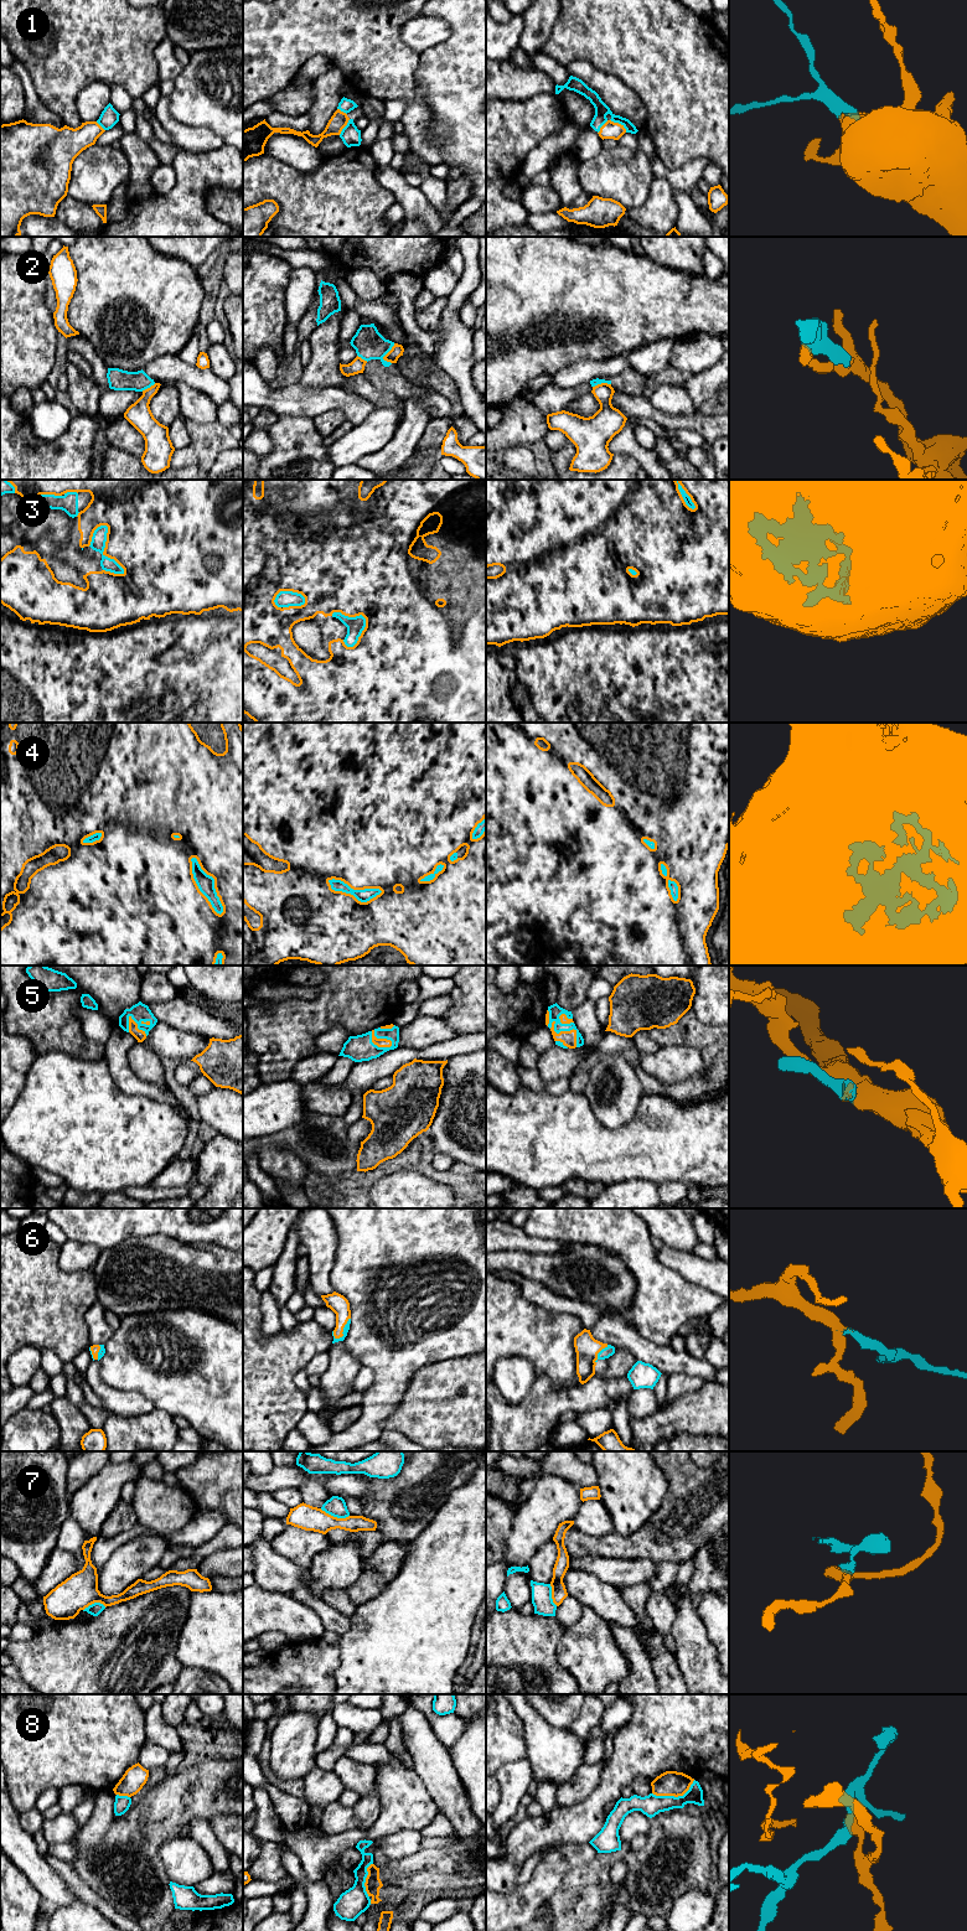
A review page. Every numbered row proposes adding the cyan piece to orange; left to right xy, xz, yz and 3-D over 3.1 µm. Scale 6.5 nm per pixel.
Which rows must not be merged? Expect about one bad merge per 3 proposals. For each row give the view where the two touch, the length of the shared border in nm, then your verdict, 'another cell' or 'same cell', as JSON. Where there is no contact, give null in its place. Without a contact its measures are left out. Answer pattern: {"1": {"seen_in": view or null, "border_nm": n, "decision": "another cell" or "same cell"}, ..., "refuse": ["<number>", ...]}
{"1": {"seen_in": "yz", "border_nm": 140, "decision": "same cell"}, "2": {"seen_in": "xz", "border_nm": 140, "decision": "another cell"}, "3": {"seen_in": "xy", "border_nm": 360, "decision": "same cell"}, "4": {"seen_in": "xy", "border_nm": 420, "decision": "same cell"}, "5": {"seen_in": "yz", "border_nm": 300, "decision": "same cell"}, "6": {"seen_in": "xz", "border_nm": 170, "decision": "same cell"}, "7": {"seen_in": "xz", "border_nm": 200, "decision": "another cell"}, "8": {"seen_in": "yz", "border_nm": 300, "decision": "another cell"}, "refuse": ["2", "7", "8"]}

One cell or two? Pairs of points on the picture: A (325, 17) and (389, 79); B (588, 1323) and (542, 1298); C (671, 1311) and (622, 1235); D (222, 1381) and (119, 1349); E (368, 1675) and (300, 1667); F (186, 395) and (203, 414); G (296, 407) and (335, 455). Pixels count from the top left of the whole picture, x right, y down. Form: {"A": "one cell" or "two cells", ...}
{"A": "one cell", "B": "one cell", "C": "one cell", "D": "one cell", "E": "two cells", "F": "one cell", "G": "two cells"}

